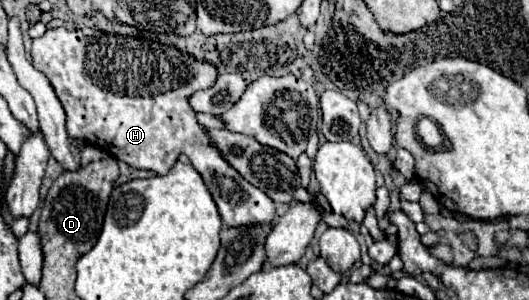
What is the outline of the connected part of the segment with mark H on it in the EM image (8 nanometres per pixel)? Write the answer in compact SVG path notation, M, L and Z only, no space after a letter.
M94 27L82 29L48 29L42 37L32 43L32 65L42 71L52 83L56 97L60 99L66 111L66 129L74 139L84 139L102 151L114 155L118 161L128 163L136 169L148 169L156 175L166 175L180 153L186 153L194 165L194 169L202 175L212 199L220 211L224 225L240 227L252 223L272 223L276 219L274 203L268 195L264 195L258 187L248 183L230 163L212 147L212 139L208 139L206 127L202 127L196 119L194 109L190 107L190 97L196 91L210 89L218 79L216 65L208 61L200 61L186 51L180 51L172 45L164 45L160 41L146 41L140 37L128 35L110 35Z

